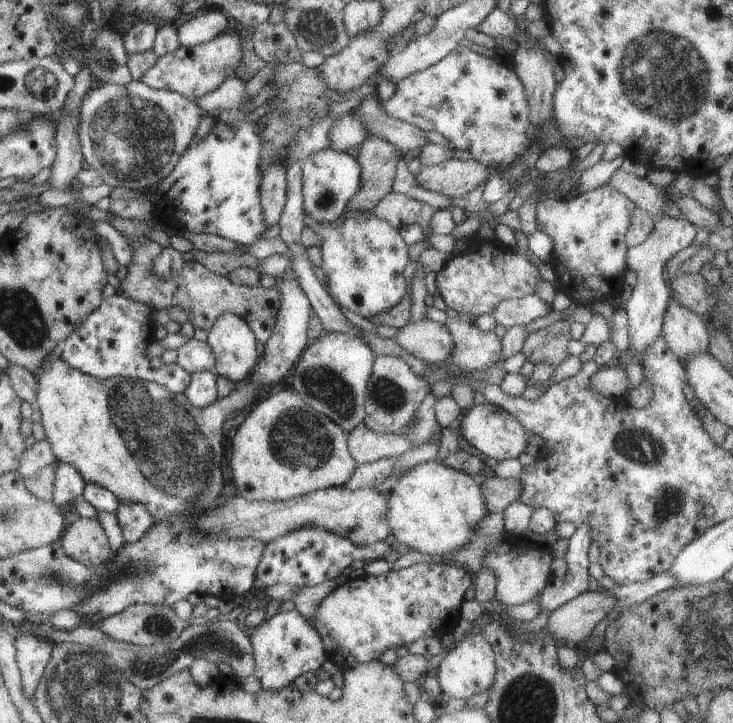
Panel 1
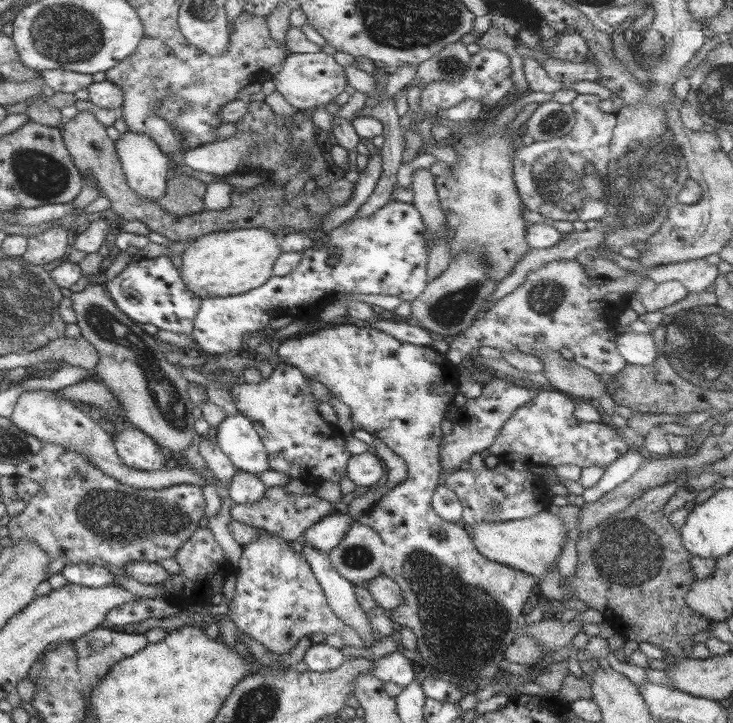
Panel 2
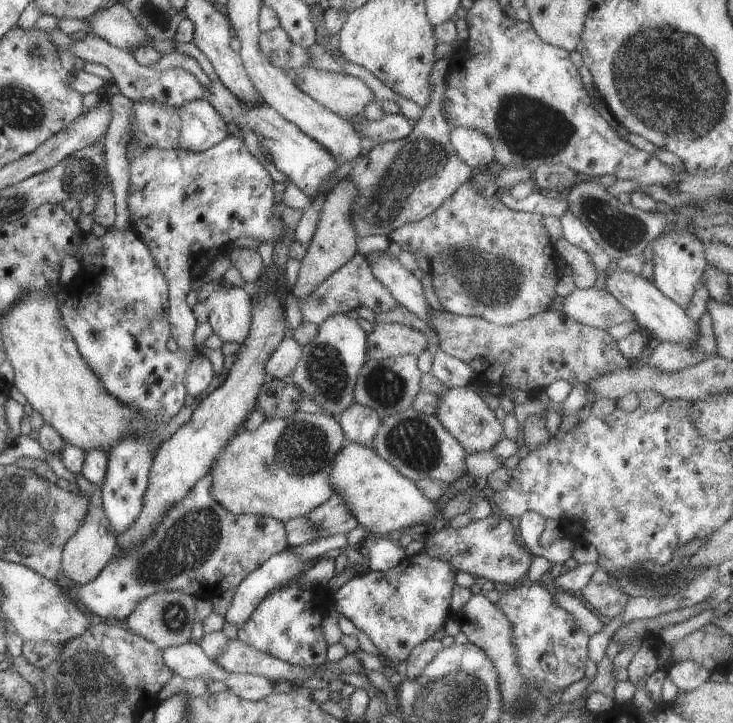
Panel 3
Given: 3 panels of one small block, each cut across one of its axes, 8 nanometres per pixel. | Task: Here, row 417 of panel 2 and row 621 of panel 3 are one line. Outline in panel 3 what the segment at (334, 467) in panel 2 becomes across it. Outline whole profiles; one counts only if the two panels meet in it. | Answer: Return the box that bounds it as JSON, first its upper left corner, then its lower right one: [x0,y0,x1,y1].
[237,580,327,667]

